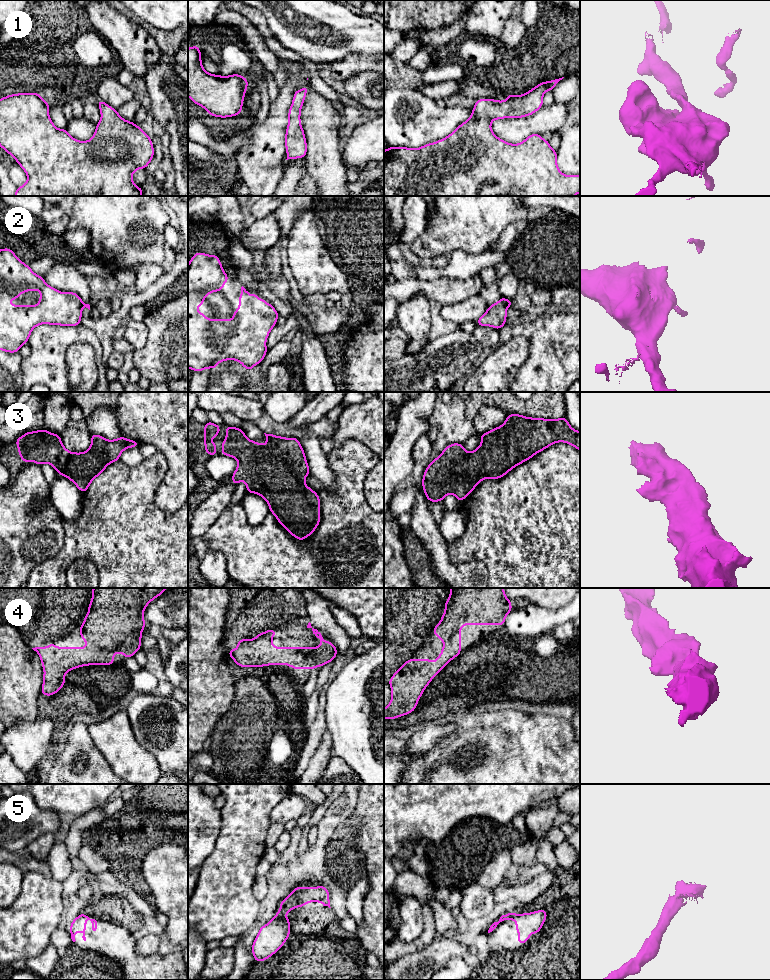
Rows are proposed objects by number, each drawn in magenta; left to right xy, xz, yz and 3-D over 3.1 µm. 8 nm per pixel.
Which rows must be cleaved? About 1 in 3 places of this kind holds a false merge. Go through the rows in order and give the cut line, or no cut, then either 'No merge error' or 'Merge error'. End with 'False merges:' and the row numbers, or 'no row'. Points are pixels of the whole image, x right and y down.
1: No split. No merge error
2: Split along yz (508, 301), (509, 305). Merge error
3: No split. No merge error
4: No split. No merge error
5: Split along yz (517, 915), (506, 918). Merge error
False merges: 2, 5

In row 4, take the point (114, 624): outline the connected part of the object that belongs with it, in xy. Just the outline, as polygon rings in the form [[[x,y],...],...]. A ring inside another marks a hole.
[[[93,588],[88,614],[80,625],[80,637],[87,647],[57,647],[50,643],[47,647],[32,648],[41,659],[44,670],[42,695],[52,696],[65,686],[65,674],[70,670],[89,665],[113,665],[114,654],[122,653],[125,658],[133,657],[141,649],[142,631],[146,626],[143,614],[148,604],[168,588]]]

